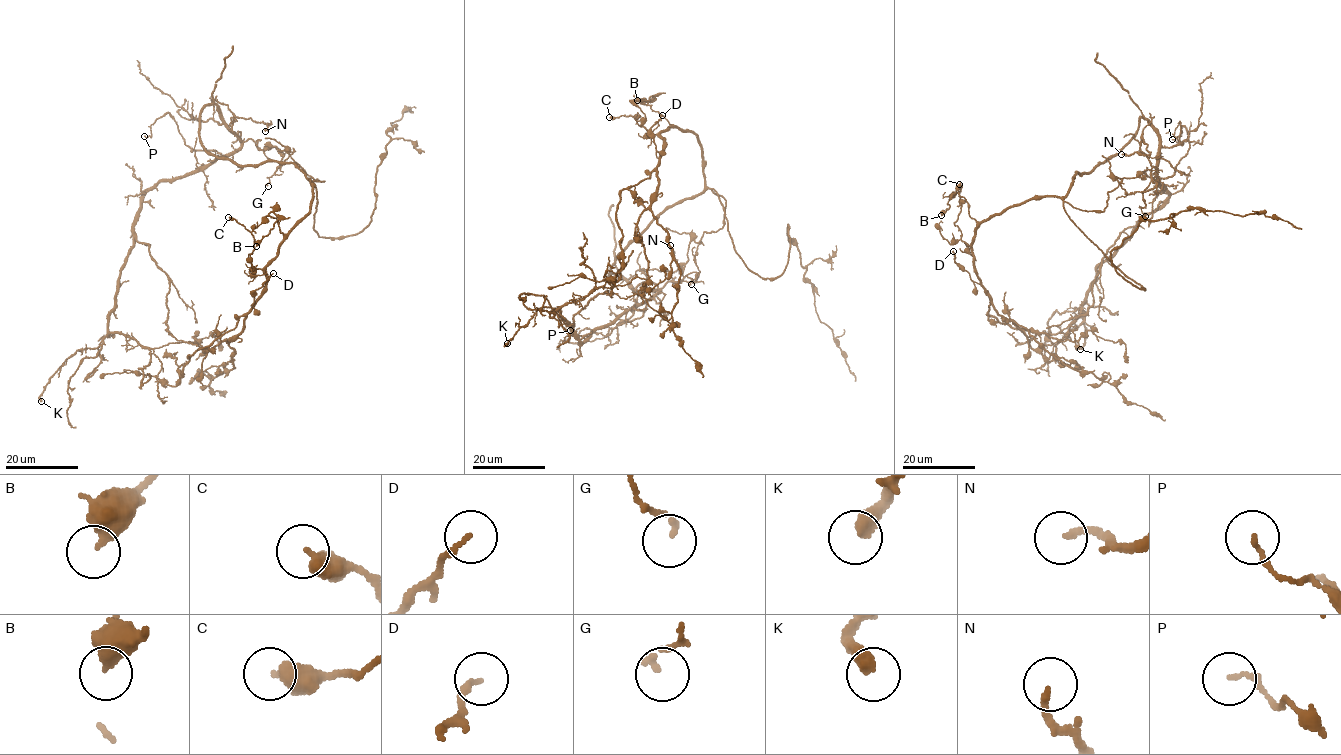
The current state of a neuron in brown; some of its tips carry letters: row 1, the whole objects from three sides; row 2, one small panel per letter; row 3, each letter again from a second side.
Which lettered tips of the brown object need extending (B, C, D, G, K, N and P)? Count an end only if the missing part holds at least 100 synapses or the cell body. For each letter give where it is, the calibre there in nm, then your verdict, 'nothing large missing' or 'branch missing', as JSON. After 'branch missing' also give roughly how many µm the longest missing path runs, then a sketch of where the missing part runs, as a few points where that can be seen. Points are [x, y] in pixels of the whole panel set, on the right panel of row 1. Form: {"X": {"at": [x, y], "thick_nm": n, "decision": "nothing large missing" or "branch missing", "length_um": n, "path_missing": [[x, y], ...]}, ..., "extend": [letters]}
{"B": {"at": [941, 215], "thick_nm": 400, "decision": "nothing large missing"}, "C": {"at": [959, 184], "thick_nm": 440, "decision": "nothing large missing"}, "D": {"at": [953, 251], "thick_nm": 160, "decision": "nothing large missing"}, "G": {"at": [1145, 216], "thick_nm": 140, "decision": "nothing large missing"}, "K": {"at": [1080, 349], "thick_nm": 400, "decision": "nothing large missing"}, "N": {"at": [1121, 154], "thick_nm": 180, "decision": "nothing large missing"}, "P": {"at": [1172, 139], "thick_nm": 110, "decision": "nothing large missing"}, "extend": []}

